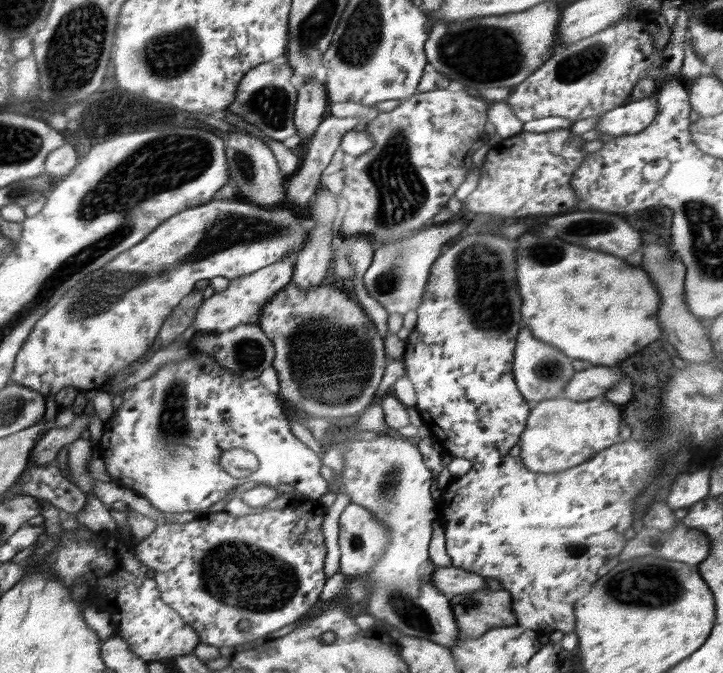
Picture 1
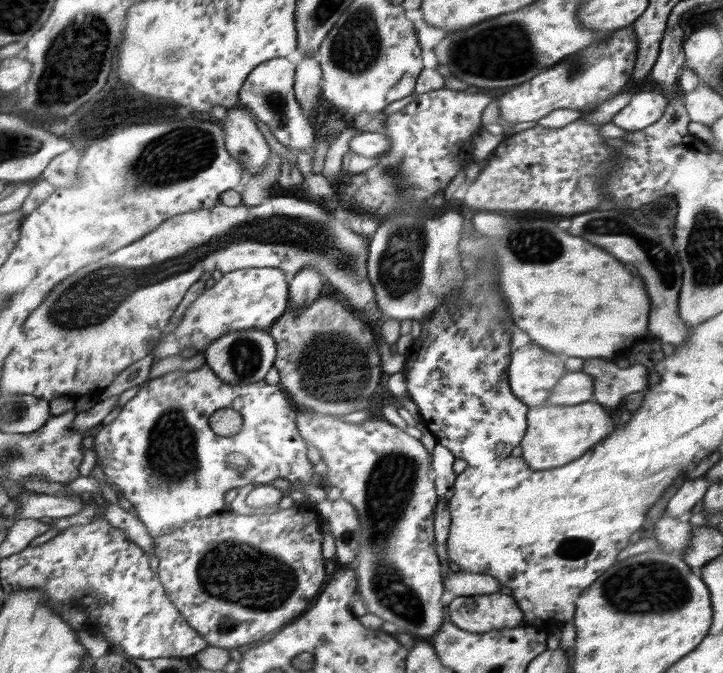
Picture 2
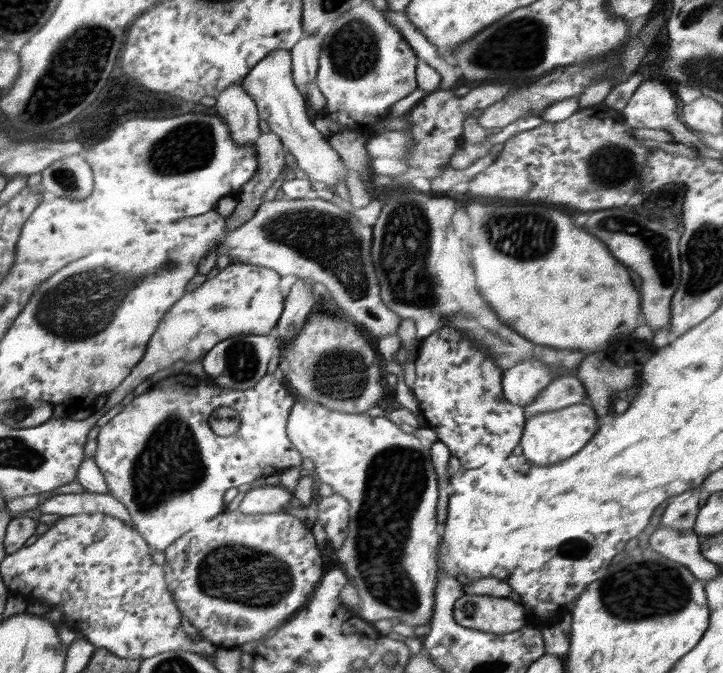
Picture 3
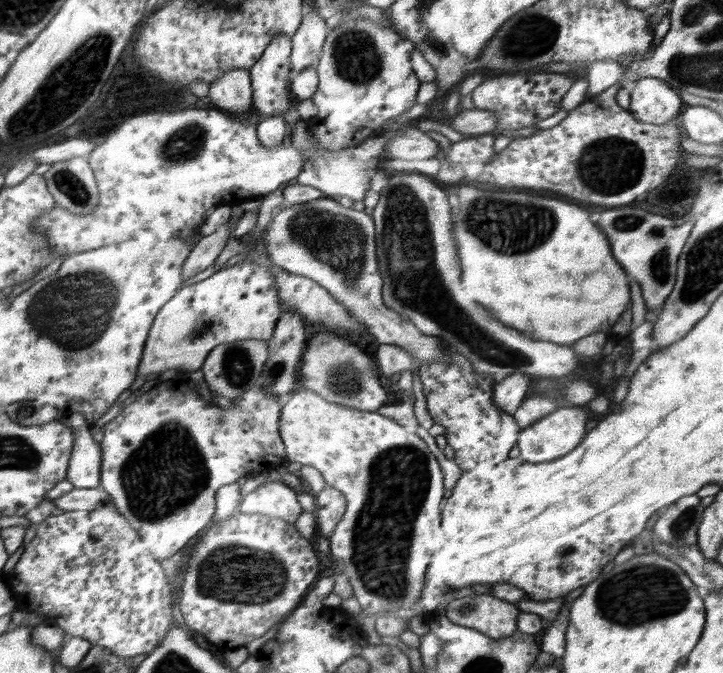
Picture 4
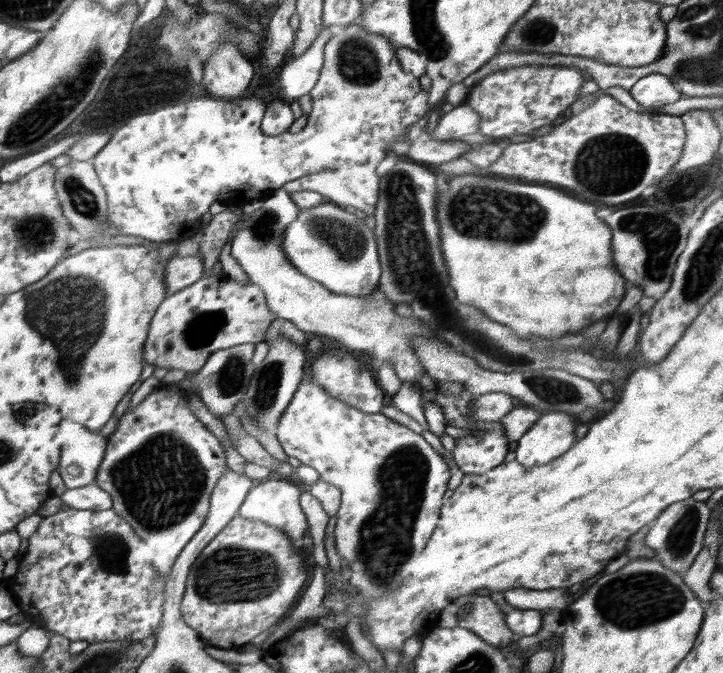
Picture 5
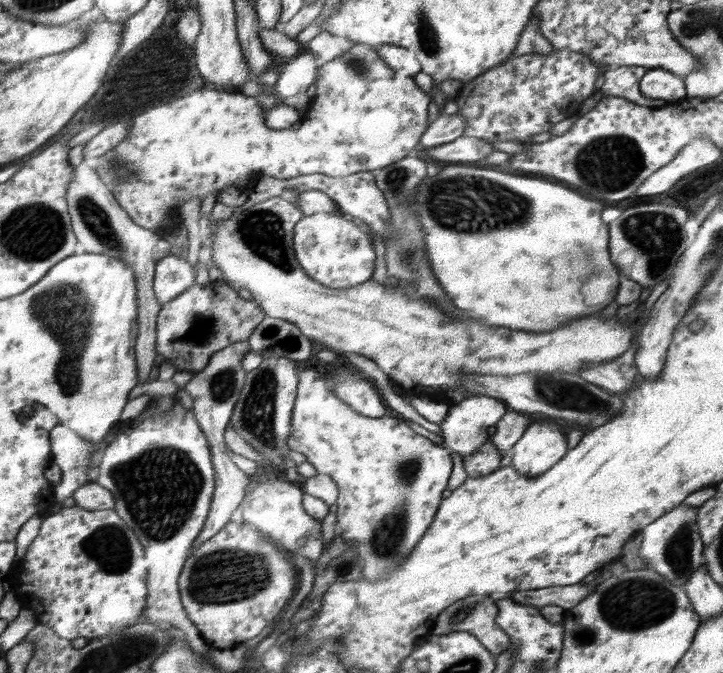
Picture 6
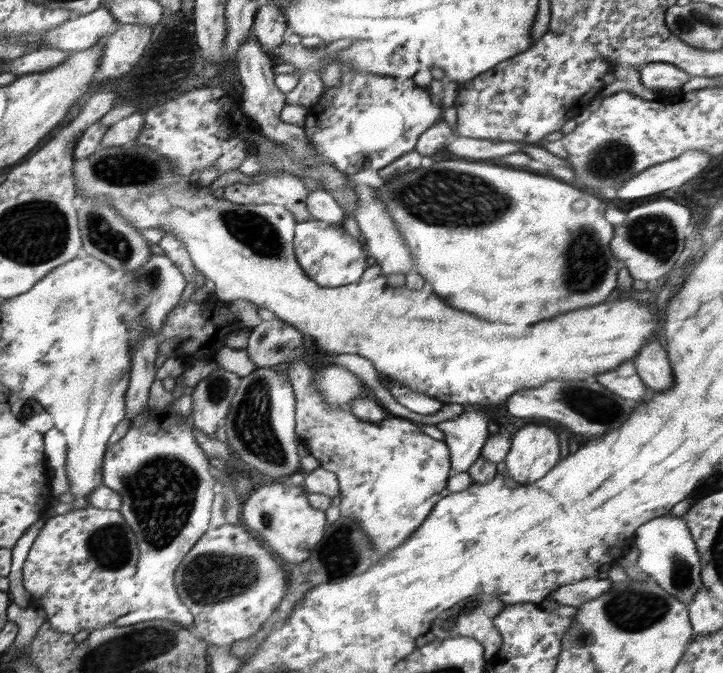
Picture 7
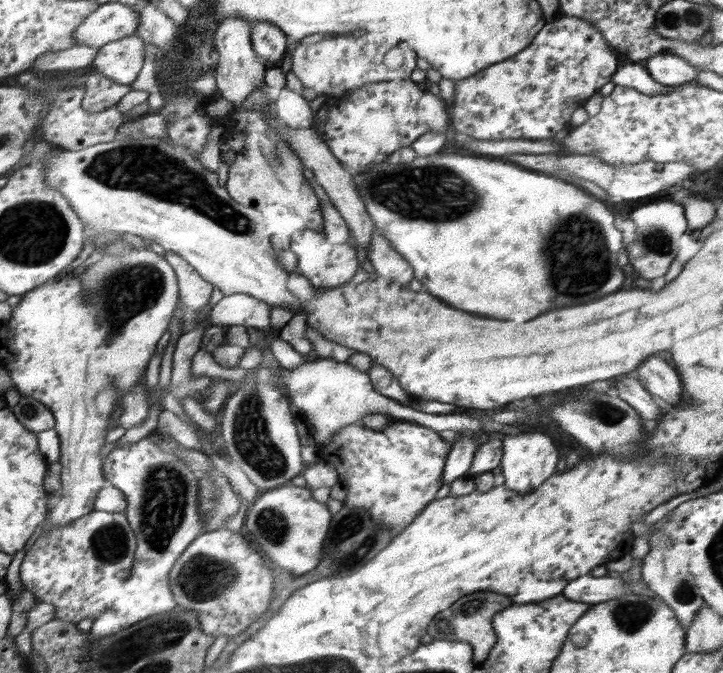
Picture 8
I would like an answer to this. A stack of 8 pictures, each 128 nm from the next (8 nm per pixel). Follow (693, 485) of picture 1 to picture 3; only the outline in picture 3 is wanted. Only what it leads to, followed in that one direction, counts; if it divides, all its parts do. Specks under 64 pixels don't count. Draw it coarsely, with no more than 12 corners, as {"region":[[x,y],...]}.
{"region":[[701,488],[672,497],[660,527],[687,531],[698,516]]}

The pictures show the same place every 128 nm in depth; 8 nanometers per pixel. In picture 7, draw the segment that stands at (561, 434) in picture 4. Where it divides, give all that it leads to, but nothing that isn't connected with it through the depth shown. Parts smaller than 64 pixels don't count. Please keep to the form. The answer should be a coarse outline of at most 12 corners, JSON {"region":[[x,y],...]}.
{"region":[[524,426],[512,437],[506,472],[540,480],[560,460],[559,436]]}

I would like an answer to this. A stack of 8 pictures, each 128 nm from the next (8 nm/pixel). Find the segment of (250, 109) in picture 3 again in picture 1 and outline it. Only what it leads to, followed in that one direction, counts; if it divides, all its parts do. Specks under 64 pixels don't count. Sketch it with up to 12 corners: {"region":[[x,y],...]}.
{"region":[[228,132],[225,155],[241,198],[284,204],[284,178],[260,137]]}

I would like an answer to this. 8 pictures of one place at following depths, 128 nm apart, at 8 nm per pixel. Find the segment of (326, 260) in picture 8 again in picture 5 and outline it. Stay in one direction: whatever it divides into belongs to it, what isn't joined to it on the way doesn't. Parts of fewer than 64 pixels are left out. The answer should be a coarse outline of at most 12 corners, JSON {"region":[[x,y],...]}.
{"region":[[329,200],[285,228],[292,266],[368,296],[381,264],[363,215]]}

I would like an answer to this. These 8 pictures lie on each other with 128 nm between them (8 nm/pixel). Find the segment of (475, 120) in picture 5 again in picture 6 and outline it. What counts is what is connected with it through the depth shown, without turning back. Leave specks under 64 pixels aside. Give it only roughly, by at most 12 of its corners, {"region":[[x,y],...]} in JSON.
{"region":[[460,110],[441,112],[428,124],[419,142],[425,149],[462,136]]}

